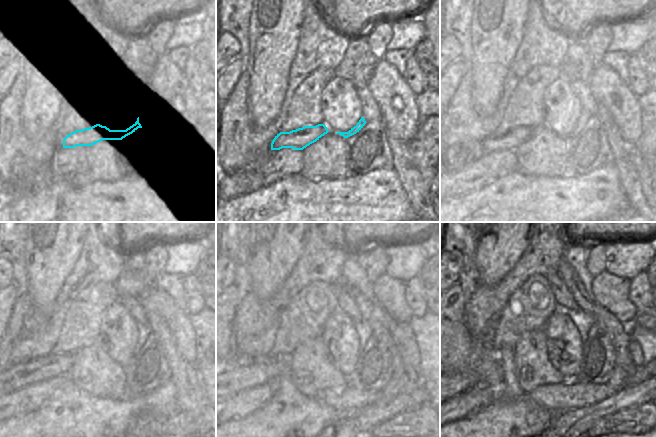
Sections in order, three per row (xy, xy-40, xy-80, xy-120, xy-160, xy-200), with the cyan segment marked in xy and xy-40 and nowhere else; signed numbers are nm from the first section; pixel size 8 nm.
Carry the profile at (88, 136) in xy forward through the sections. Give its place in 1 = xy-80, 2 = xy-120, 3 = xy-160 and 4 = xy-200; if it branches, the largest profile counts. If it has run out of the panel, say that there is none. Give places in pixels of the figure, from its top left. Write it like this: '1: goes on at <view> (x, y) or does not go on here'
1: goes on at xy-80 (511, 140)
2: goes on at xy-120 (17, 376)
3: goes on at xy-160 (248, 372)
4: goes on at xy-200 (460, 381)

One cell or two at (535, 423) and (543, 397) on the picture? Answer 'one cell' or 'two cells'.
two cells

